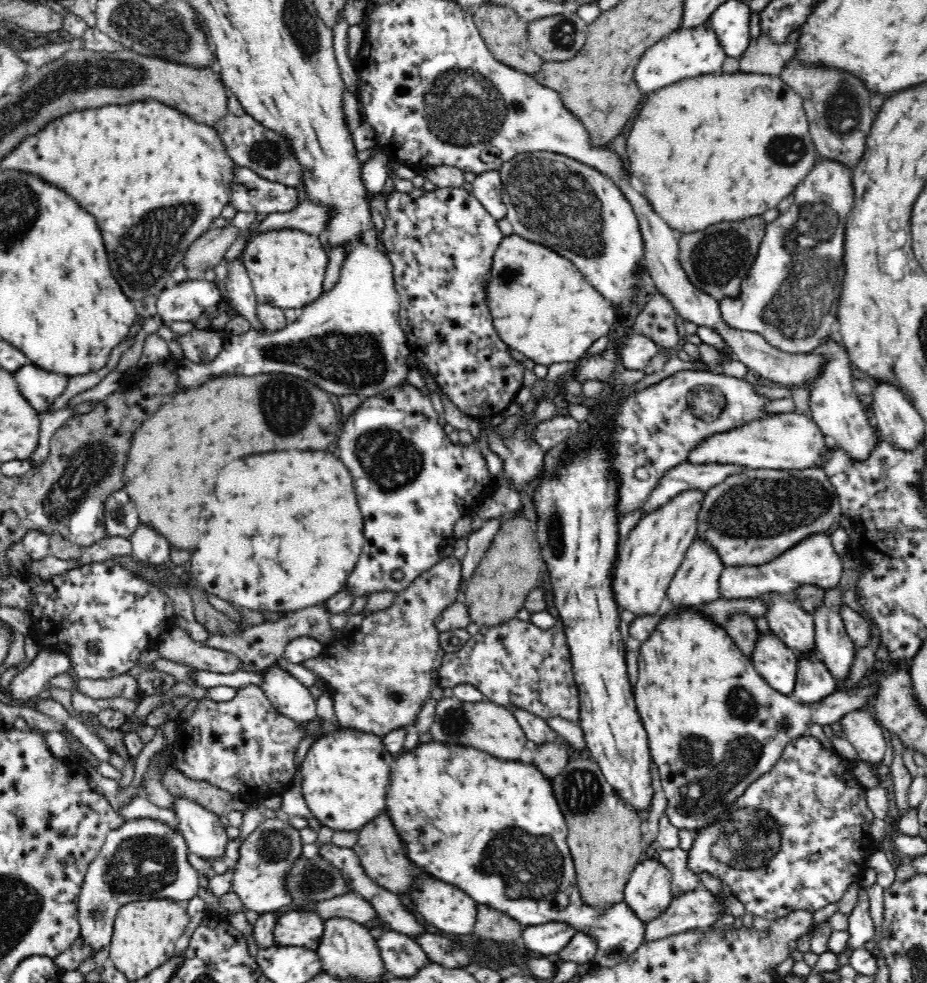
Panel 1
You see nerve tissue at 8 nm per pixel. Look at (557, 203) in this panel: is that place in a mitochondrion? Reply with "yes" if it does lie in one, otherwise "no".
yes

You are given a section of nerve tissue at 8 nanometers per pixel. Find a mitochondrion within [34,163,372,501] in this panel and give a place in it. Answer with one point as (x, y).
(148, 247)

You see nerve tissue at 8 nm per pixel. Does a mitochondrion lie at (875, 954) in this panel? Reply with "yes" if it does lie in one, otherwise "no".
no

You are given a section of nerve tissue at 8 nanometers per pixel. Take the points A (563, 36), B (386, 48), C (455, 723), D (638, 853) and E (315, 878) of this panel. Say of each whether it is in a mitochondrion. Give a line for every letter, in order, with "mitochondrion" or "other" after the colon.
A: mitochondrion
B: other
C: mitochondrion
D: other
E: mitochondrion

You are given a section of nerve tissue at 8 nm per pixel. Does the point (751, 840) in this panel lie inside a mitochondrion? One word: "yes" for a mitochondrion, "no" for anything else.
yes

